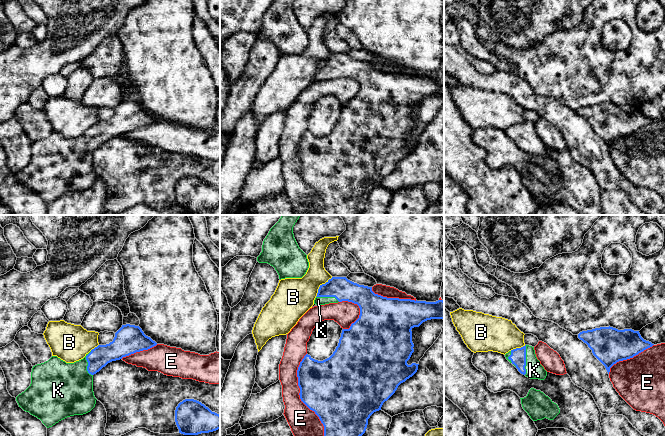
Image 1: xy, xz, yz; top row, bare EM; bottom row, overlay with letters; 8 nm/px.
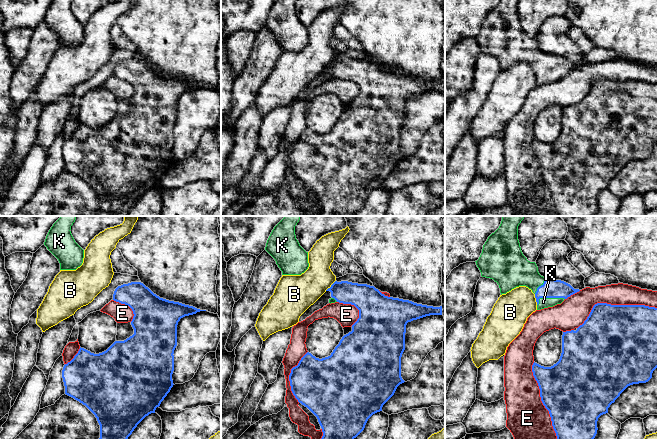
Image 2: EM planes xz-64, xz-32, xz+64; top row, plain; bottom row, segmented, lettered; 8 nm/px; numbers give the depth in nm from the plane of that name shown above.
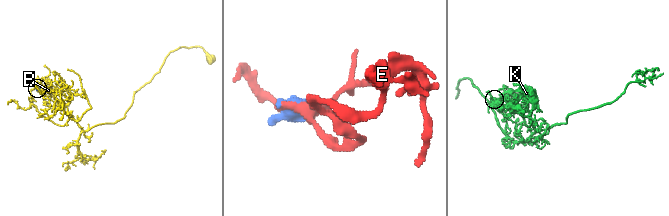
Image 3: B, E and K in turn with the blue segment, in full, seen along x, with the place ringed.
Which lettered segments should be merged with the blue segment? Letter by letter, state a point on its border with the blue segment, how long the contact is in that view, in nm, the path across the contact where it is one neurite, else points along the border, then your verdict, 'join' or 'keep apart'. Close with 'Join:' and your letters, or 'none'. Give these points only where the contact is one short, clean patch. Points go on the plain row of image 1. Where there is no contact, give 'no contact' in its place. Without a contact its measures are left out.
B: contact xz (321, 61); length 220 nm; border xz (332, 53), (319, 63), (315, 72); keep apart
E: contact xz (300, 172); length 700 nm; keep apart
K: contact yz (525, 136); length 240 nm; way yz (518, 132), (525, 136), (534, 146); join
Join: K

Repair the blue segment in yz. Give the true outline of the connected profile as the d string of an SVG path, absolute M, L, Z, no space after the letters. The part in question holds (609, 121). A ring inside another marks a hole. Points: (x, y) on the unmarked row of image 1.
M610 102L582 107L578 114L588 121L608 150L617 138L633 134L654 121L644 116L639 107L618 106Z

